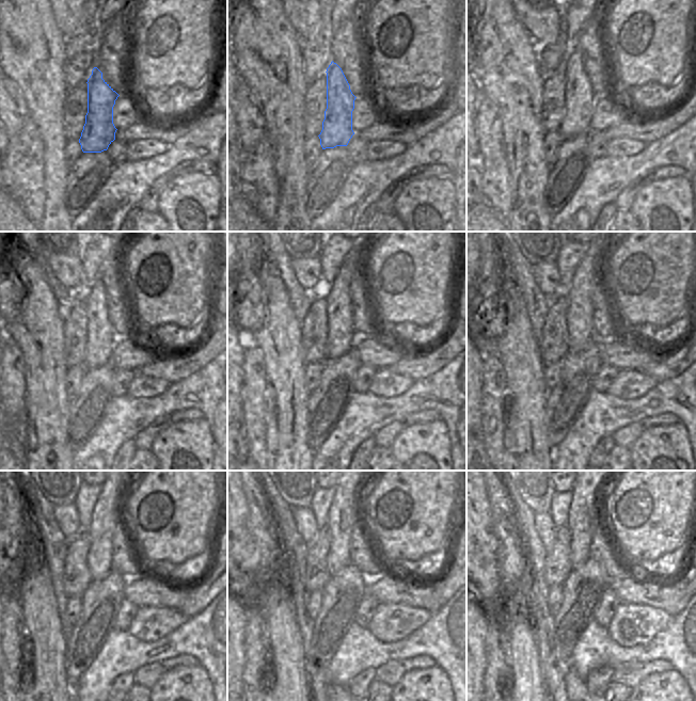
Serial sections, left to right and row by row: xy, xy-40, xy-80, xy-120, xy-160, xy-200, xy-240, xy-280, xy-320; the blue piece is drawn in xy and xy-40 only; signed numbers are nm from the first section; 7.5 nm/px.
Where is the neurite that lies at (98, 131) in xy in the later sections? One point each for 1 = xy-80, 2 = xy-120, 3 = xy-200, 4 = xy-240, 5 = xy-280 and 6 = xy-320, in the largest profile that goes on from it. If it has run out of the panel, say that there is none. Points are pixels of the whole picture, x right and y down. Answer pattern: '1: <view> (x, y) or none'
1: xy-80 (580, 98)
2: xy-120 (101, 338)
3: xy-200 (579, 314)
4: xy-240 (106, 514)
5: xy-280 (343, 515)
6: xy-320 (583, 520)

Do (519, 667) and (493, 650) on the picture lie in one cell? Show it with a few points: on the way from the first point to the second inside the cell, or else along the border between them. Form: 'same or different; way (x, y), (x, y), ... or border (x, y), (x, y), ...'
different; border (504, 635), (507, 669)

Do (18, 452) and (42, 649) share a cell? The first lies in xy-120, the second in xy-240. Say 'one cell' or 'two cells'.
two cells

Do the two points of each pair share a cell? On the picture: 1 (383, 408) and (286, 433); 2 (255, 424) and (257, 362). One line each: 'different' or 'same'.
1: different
2: same

